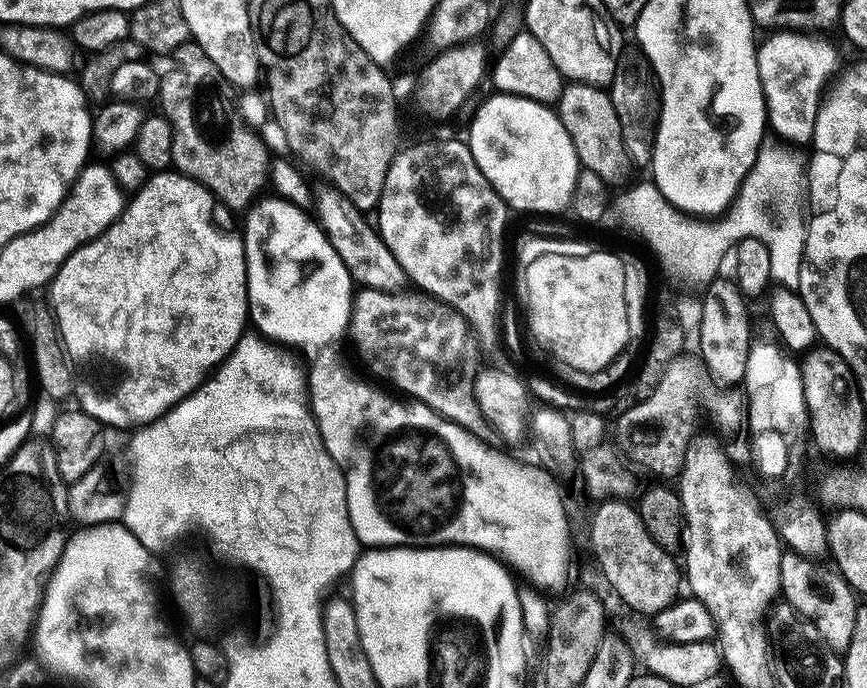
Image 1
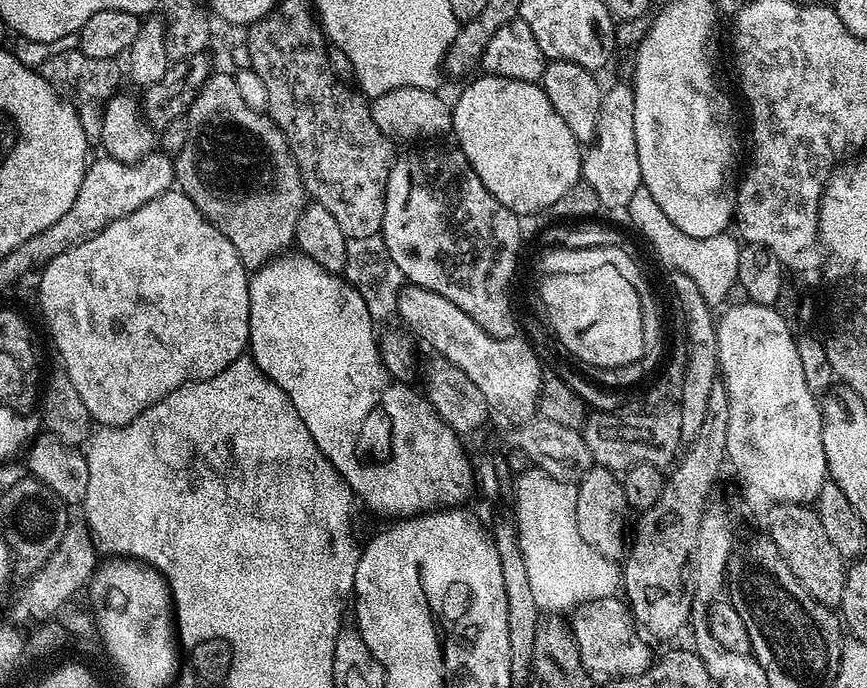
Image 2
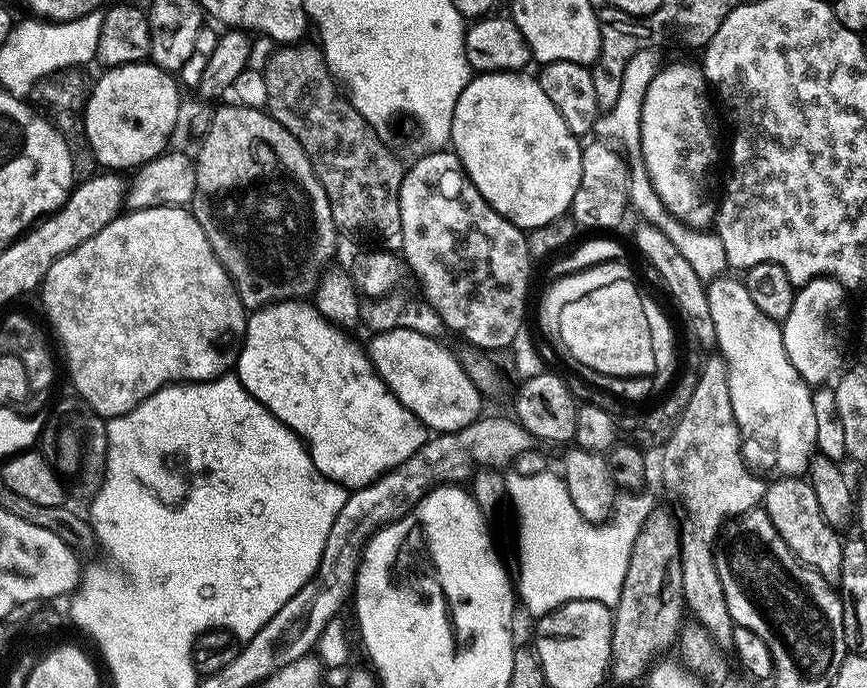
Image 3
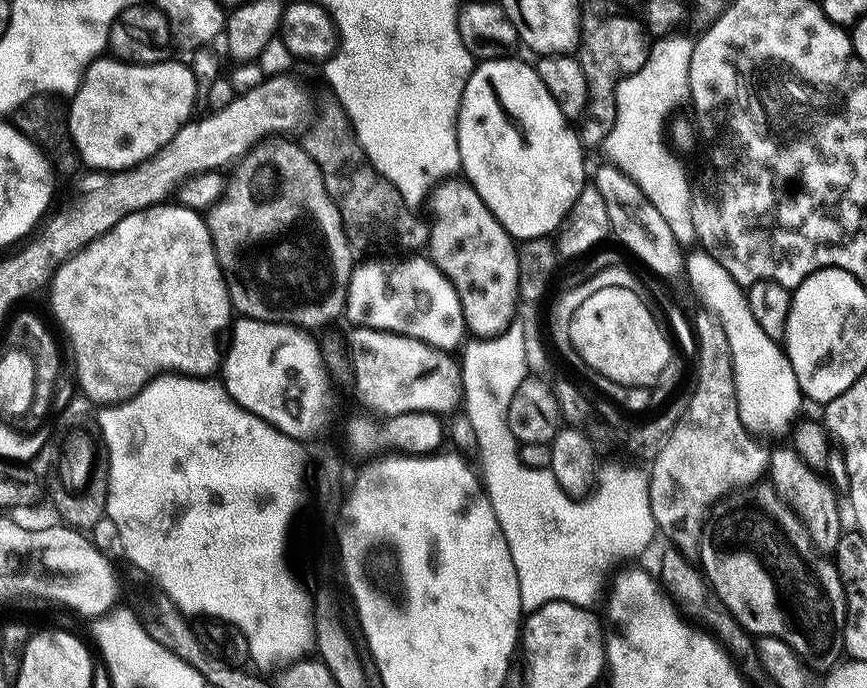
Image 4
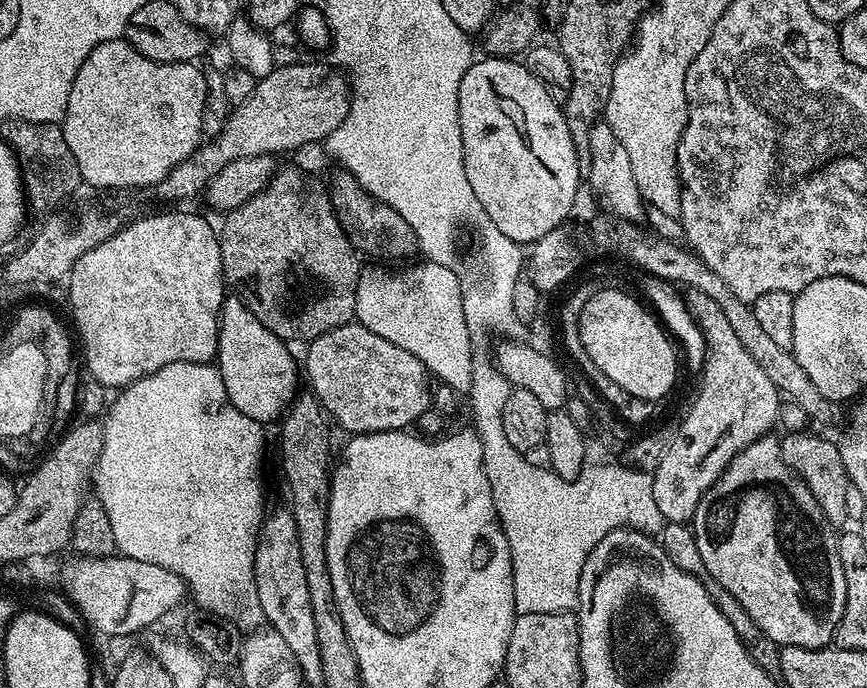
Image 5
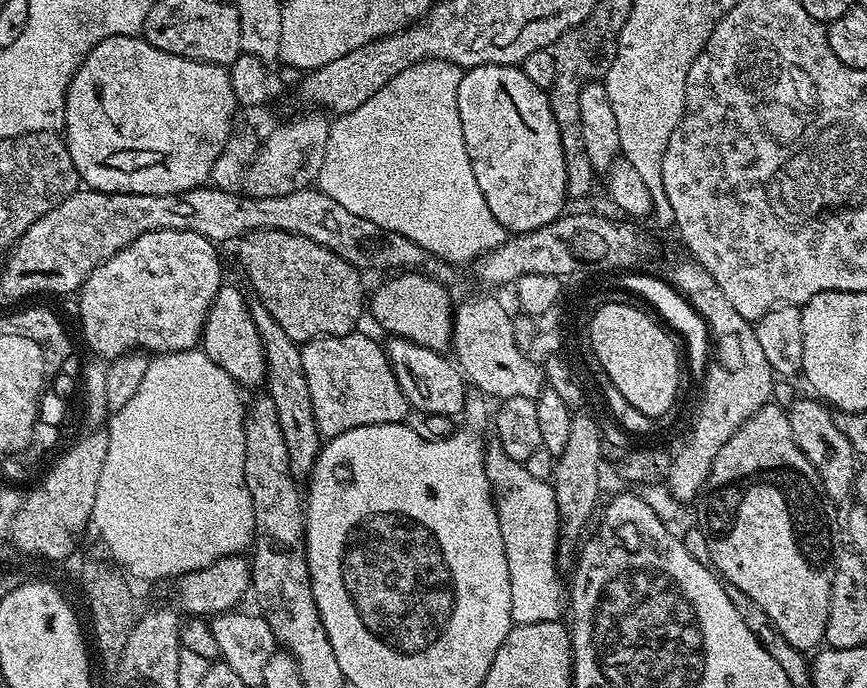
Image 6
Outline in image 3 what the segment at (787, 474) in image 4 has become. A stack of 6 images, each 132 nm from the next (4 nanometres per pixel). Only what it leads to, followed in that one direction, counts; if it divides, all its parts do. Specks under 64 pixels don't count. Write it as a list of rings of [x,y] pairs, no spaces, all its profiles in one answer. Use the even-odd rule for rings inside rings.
[[[794,476],[776,478],[771,483],[765,487],[762,507],[764,513],[770,518],[770,522],[774,522],[774,530],[778,530],[782,542],[790,546],[790,550],[807,568],[813,568],[826,583],[833,586],[839,585],[842,574],[842,536],[837,529],[831,528],[826,518],[822,518],[818,498],[814,498],[811,483],[807,479]]]

